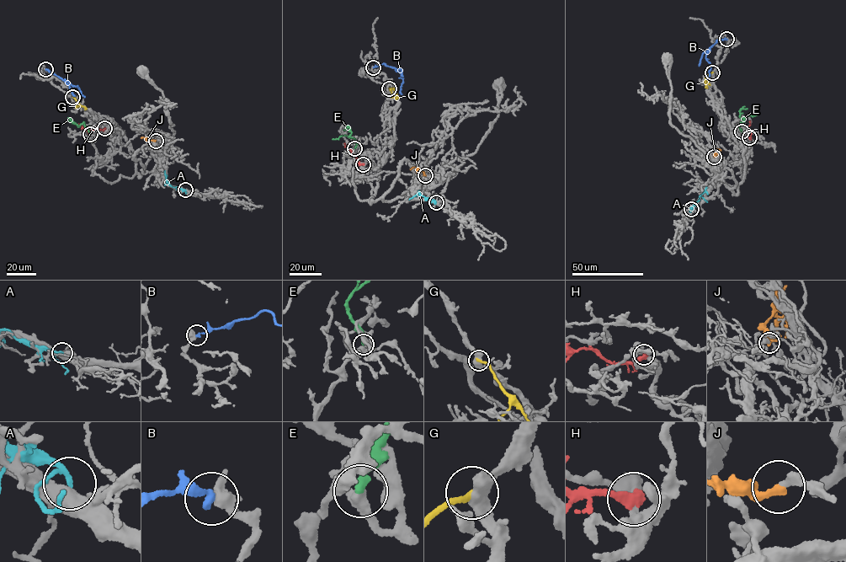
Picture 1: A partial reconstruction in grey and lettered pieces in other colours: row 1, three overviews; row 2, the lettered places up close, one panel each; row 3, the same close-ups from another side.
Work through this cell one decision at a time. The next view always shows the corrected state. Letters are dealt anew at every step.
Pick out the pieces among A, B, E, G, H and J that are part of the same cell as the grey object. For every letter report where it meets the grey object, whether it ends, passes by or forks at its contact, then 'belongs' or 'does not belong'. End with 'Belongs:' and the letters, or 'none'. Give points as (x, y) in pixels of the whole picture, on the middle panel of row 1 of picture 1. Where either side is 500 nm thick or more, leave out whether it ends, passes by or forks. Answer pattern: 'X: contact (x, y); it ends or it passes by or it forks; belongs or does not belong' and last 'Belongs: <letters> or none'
A: contact (436, 202); it passes by; does not belong
B: contact (373, 67); it ends; does not belong
E: contact (354, 148); it ends; does not belong
G: contact (389, 88); does not belong
H: contact (363, 164); it ends; does not belong
J: contact (425, 175); it ends; belongs
Belongs: J

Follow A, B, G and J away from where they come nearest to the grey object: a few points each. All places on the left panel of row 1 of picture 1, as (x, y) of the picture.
A: (185, 190), (171, 186), (167, 181), (165, 185)
B: (45, 69), (77, 86), (85, 96)
G: (72, 97), (77, 100), (76, 105), (82, 106)
J: (156, 141), (141, 138)

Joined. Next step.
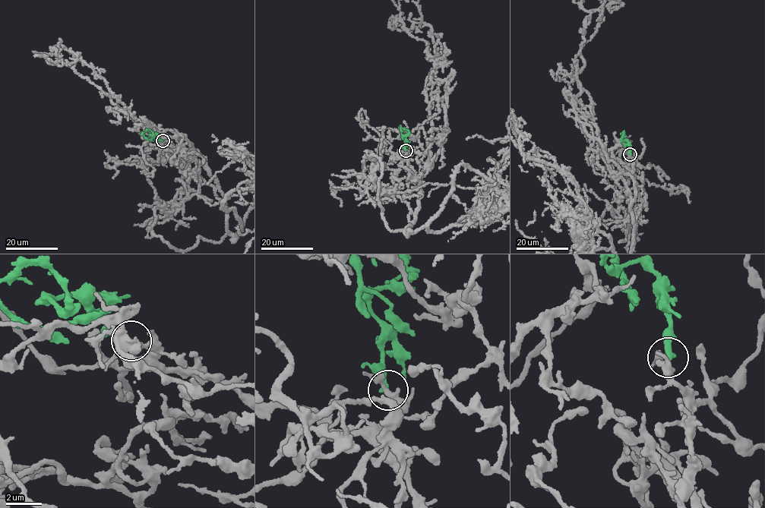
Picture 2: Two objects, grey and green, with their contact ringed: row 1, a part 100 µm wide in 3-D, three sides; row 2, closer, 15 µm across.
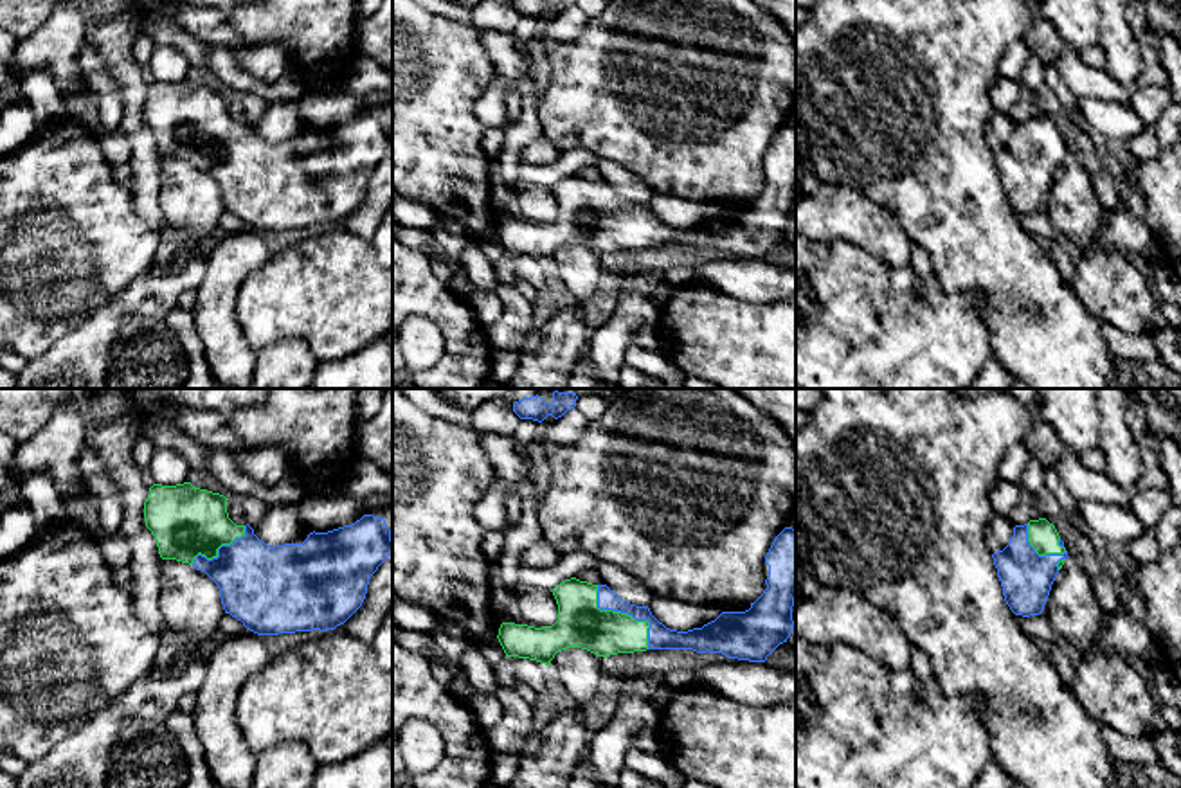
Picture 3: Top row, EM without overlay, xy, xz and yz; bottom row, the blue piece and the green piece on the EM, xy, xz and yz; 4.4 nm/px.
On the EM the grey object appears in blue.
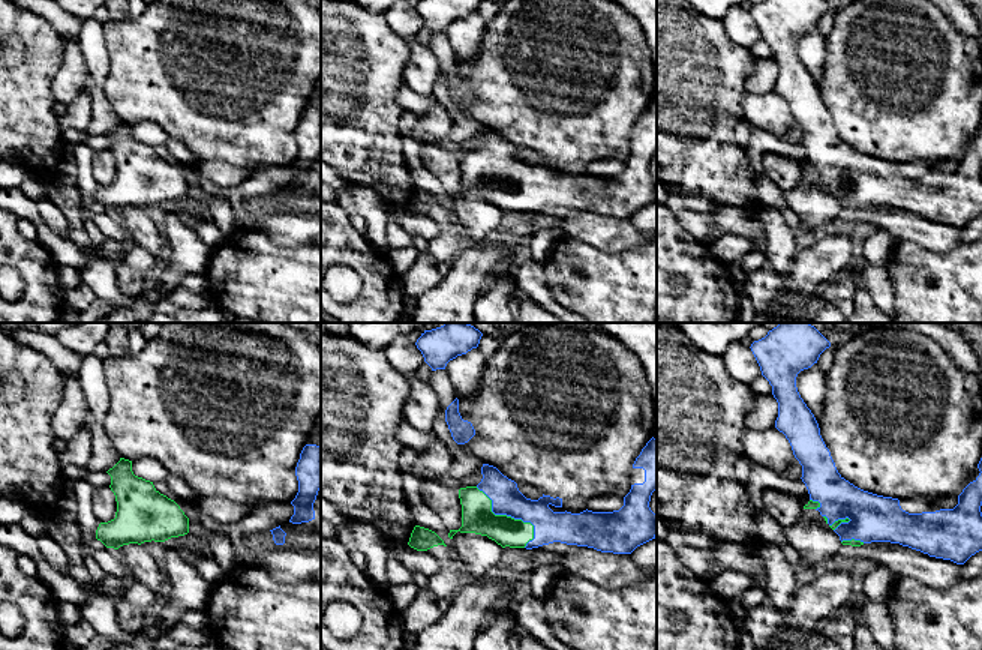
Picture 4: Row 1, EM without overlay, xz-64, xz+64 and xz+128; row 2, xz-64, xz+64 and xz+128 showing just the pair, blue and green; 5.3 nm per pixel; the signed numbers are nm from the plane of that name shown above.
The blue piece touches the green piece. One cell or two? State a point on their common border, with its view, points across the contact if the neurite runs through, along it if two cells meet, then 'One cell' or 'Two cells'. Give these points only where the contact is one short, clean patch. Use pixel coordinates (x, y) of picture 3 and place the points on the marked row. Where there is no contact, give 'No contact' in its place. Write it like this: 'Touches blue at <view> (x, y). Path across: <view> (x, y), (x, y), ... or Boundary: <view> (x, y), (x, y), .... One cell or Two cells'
Touches blue at xz (625, 612). One cell

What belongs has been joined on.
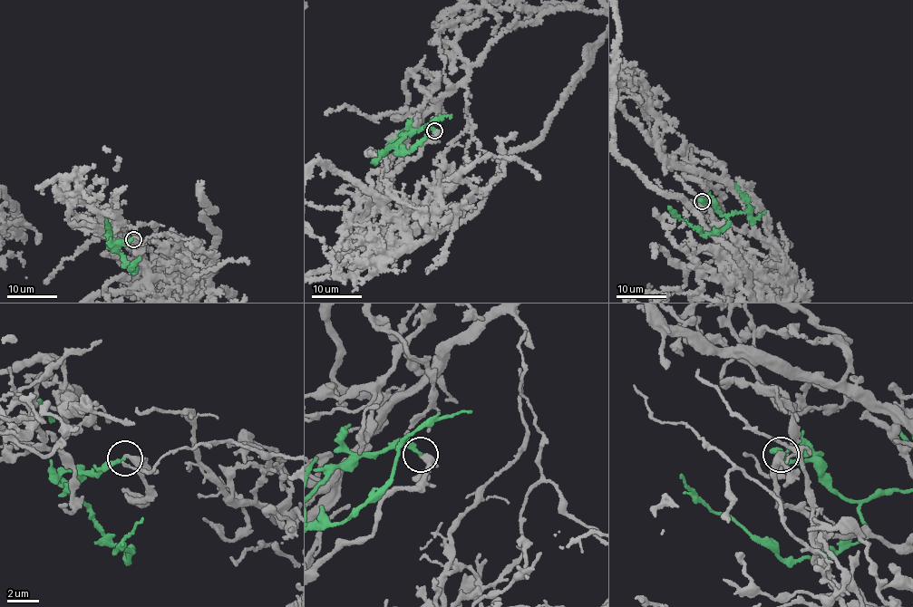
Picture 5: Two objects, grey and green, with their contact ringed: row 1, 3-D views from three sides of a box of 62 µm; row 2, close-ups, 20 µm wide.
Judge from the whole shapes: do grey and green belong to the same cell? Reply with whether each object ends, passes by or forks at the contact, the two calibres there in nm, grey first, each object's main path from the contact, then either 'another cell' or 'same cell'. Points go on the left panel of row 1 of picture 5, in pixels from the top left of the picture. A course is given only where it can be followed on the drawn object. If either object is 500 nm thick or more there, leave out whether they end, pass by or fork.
grey forks | green ends | 220/240 nm | green via (133, 239), (117, 246), (117, 252), (133, 271), (135, 269), (130, 269), (131, 264), (140, 258) | same cell

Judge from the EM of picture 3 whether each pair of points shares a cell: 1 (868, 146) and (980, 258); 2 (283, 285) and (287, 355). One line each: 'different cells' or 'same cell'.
1: same cell
2: different cells

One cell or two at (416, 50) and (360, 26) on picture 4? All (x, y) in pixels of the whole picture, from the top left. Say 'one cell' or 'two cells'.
two cells

